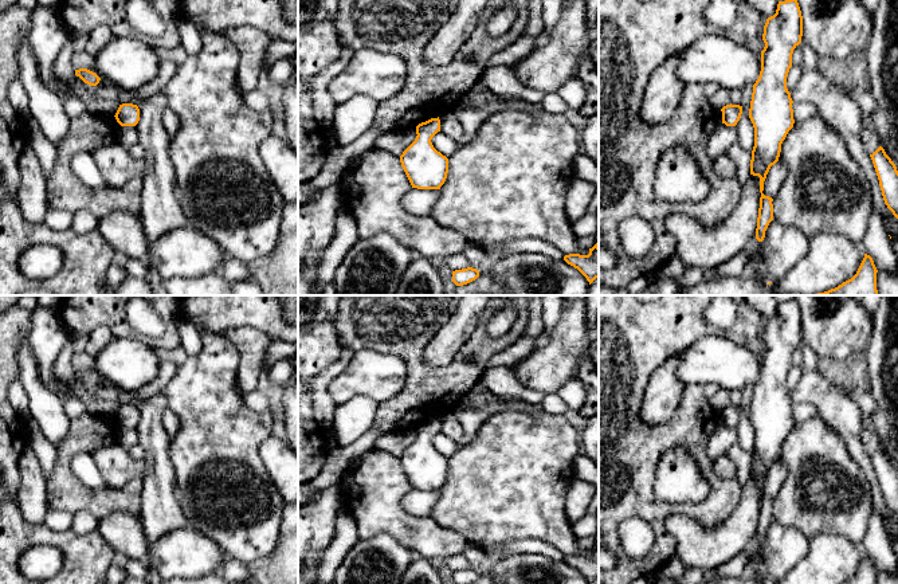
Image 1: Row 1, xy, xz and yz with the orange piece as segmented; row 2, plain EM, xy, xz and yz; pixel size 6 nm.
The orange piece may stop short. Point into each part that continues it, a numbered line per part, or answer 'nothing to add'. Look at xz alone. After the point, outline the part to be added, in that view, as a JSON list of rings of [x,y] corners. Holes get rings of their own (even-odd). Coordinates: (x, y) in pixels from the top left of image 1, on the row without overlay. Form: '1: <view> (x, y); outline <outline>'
nothing to add

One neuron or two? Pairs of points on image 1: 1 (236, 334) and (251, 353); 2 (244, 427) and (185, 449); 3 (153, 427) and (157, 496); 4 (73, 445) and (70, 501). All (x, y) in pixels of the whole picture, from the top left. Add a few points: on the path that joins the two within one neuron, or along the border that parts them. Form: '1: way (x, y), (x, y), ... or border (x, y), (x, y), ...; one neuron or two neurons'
1: way (240, 338), (251, 349); one neuron
2: way (230, 432), (211, 449), (200, 449); one neuron
3: way (156, 445), (157, 478); one neuron
4: way (65, 458), (65, 488); one neuron

